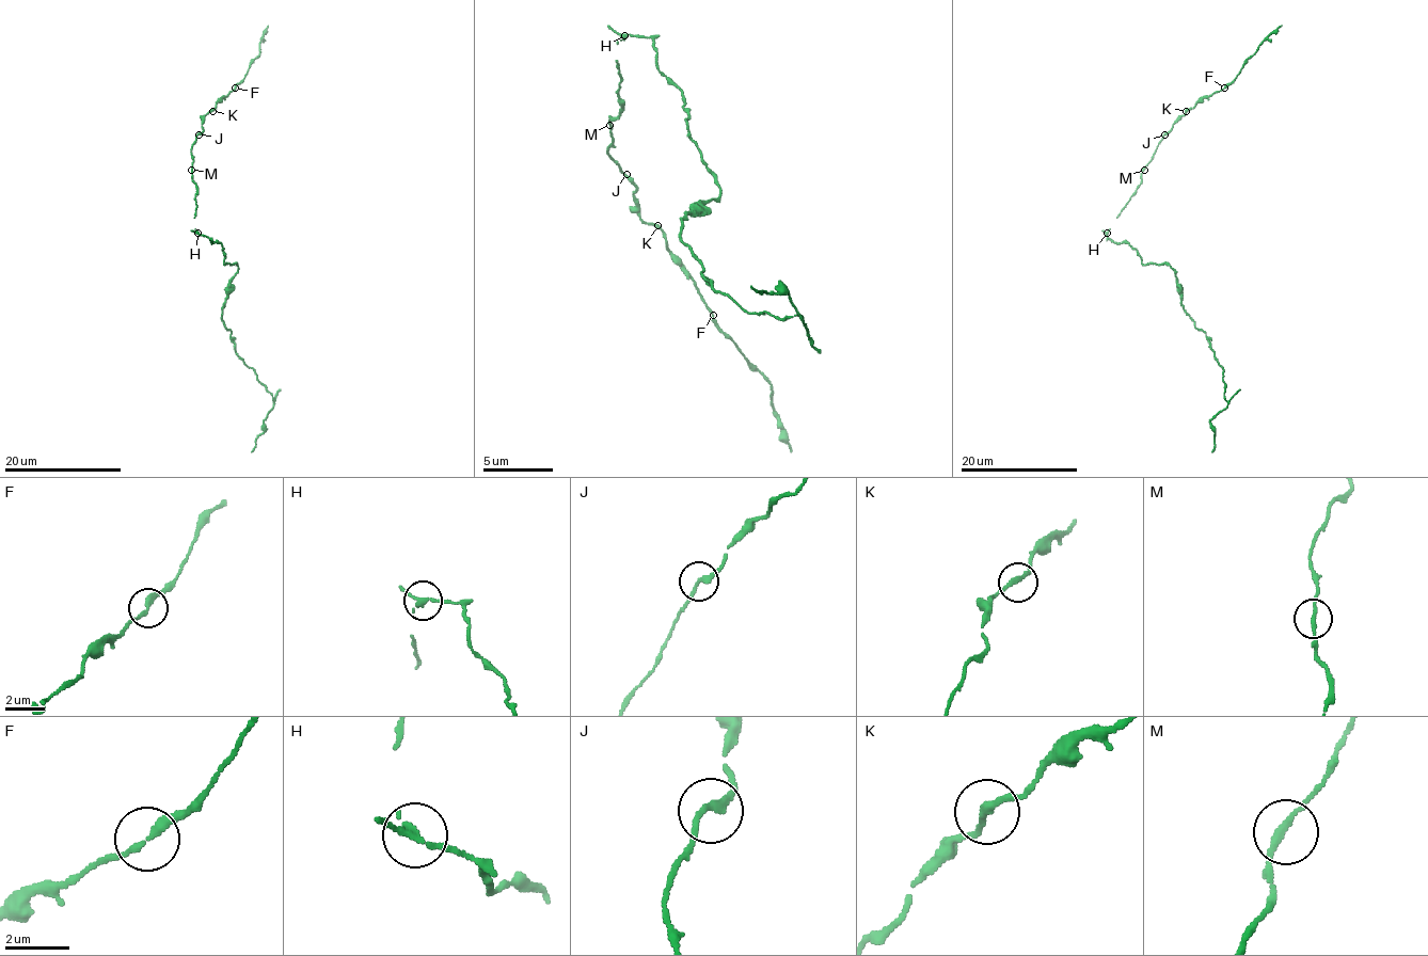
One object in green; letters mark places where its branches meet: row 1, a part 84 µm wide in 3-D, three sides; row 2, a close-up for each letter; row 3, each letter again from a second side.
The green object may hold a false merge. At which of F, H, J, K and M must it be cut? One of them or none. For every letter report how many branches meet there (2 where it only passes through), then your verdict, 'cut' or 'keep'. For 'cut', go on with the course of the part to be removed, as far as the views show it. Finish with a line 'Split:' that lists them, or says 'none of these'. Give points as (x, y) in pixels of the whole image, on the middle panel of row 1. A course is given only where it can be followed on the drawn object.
F: 2 | keep
H: 2 | cut | (623, 34), (654, 45), (720, 194), (682, 222), (710, 285), (804, 322), (779, 281), (751, 285)
J: 2 | keep
K: 2 | keep
M: 2 | keep
Split: H

